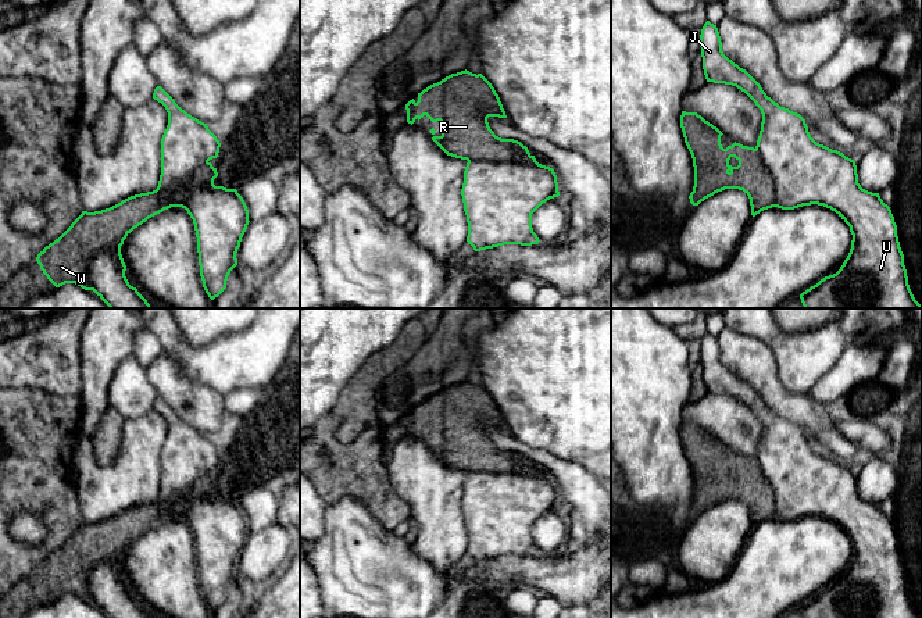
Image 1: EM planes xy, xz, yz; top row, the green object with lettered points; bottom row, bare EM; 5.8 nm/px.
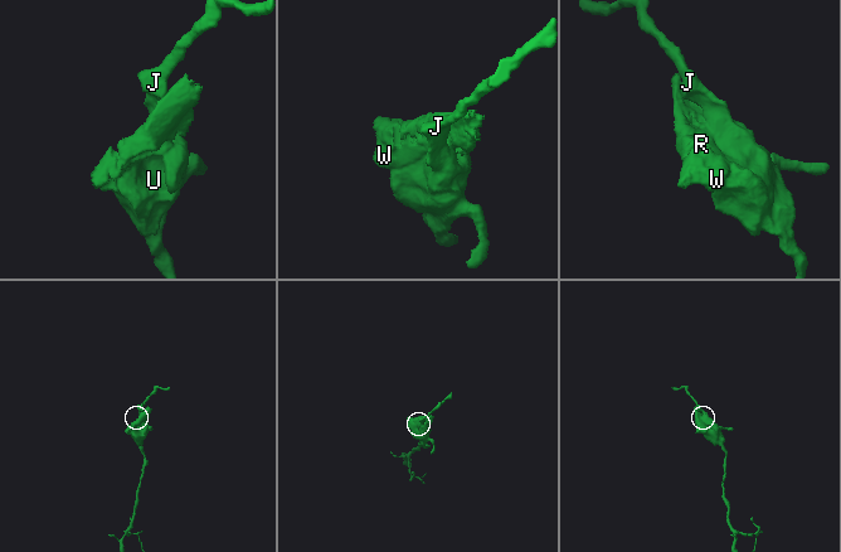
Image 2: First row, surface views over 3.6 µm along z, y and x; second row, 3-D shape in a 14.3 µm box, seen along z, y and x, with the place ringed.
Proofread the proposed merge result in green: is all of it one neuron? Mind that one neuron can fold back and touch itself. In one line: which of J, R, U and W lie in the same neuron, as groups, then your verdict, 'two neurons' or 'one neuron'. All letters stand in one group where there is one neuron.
groups J U / R W; two neurons

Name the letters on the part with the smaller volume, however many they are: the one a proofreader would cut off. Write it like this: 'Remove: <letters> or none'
Remove: R, W

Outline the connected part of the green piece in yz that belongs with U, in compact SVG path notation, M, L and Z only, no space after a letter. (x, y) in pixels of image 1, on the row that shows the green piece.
M710 21L701 29L700 47L707 82L736 86L761 110L762 122L755 149L775 181L776 207L794 210L811 204L823 206L850 226L853 240L847 258L836 274L825 276L800 294L804 308L922 308L908 285L891 210L879 193L861 187L855 161L816 143L800 114L768 97L746 69L723 54L718 28Z

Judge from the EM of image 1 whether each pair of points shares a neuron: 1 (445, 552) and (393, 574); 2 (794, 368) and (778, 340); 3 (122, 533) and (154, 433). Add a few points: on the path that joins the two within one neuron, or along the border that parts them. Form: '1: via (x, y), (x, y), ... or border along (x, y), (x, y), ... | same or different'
1: border along (410, 545), (420, 557), (438, 571), (450, 574) | different
2: via (794, 361), (794, 357), (785, 347) | same
3: border along (156, 499), (131, 506), (103, 521) | different

